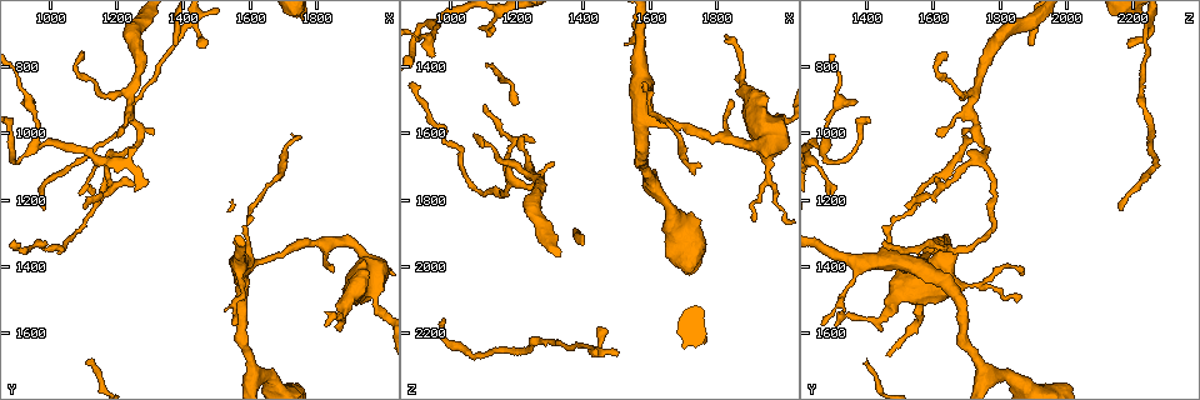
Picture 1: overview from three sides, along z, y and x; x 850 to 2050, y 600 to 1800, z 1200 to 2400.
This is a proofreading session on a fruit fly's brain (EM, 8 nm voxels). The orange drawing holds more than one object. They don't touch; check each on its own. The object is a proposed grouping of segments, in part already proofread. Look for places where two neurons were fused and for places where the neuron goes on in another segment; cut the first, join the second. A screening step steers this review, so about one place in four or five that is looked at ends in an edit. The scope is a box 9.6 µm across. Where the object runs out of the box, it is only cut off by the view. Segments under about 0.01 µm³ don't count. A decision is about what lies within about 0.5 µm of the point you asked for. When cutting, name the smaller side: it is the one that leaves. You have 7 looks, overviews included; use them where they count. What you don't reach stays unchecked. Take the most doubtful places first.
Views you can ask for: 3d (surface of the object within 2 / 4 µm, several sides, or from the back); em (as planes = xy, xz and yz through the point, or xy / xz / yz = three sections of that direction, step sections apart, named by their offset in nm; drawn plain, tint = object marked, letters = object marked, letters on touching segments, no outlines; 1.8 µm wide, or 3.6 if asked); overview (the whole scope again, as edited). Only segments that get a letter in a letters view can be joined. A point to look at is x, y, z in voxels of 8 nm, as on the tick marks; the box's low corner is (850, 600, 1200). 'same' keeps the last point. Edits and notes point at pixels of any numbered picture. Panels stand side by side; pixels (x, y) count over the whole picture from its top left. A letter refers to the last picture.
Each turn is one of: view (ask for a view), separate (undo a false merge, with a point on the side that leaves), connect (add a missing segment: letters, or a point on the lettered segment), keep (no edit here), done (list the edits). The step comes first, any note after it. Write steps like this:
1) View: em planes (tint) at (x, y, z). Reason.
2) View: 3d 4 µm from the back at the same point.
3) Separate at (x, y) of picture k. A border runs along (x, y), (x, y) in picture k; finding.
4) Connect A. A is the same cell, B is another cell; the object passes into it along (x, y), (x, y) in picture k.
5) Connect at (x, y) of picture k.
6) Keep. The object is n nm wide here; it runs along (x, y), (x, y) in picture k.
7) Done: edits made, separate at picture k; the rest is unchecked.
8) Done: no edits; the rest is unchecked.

View: em planes (plain) at (1240, 880, 1720). Four-way junction.

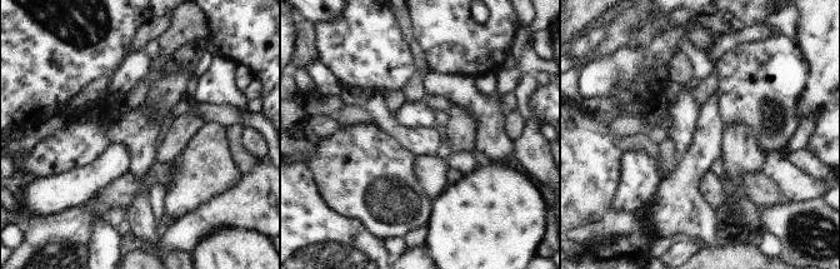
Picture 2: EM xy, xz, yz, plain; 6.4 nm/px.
View: em planes (tint) at the same point.

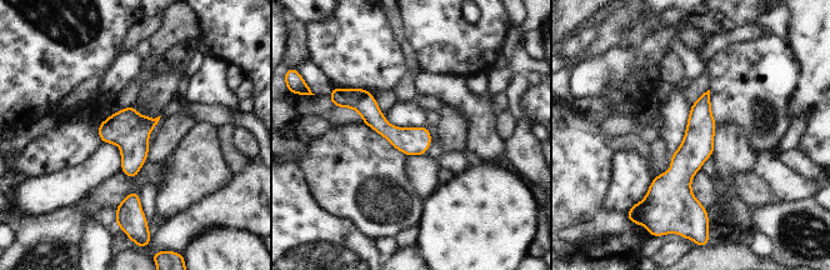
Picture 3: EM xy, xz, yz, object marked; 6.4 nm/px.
View: em planes (letters) at the same point.

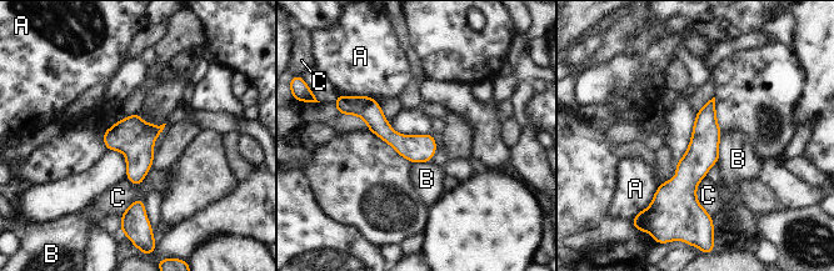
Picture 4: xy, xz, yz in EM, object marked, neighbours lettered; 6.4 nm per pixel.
Keep. The object is 180 nm wide here; A, B and C are other cells; a border runs along (722, 133), (717, 161) in picture 4; continuous, no second neuron.

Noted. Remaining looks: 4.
View: em xz step 16 (letters) at (1260, 1160, 1620). Branch stops here.

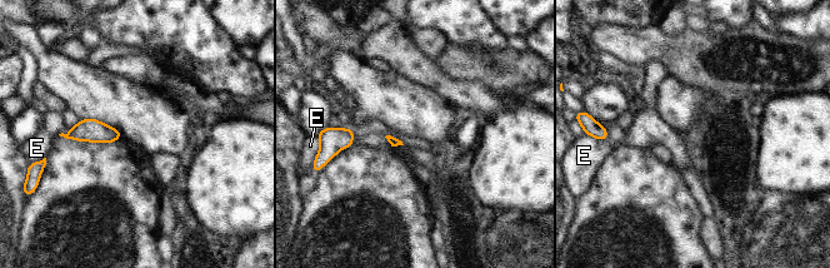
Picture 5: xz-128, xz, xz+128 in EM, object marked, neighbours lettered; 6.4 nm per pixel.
Keep. The longest contact is with E, 70 nm; E is another cell; a border runs along (403, 144), (393, 147) in picture 5; none of them fits.

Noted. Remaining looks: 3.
View: em xz step 16 (letters) at (1850, 1410, 1510). An open end.

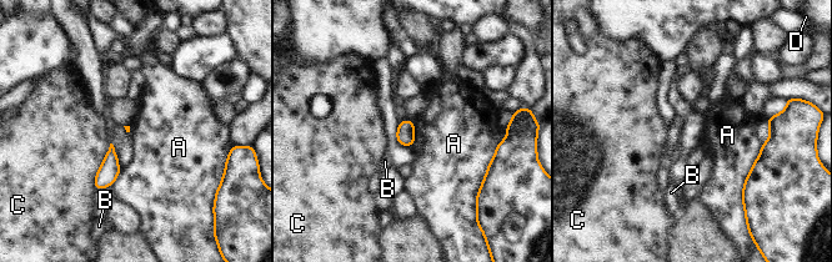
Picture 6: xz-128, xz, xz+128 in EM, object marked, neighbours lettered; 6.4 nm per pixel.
Keep. The longest contact is with A, 400 nm; A, B, C and D are other cells; a border runs along (762, 144), (745, 180), (741, 200) in picture 6; none of them fits.

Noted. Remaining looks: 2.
Done: no edits; the rest is unchecked.

